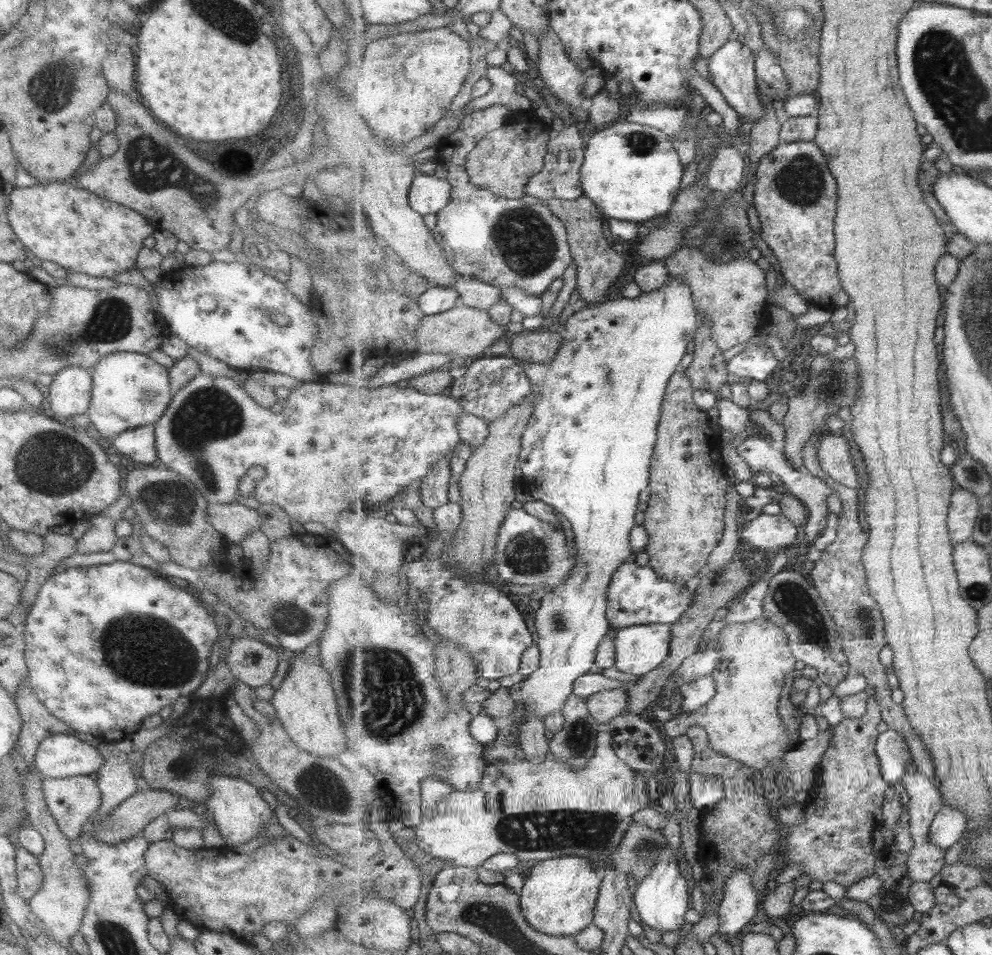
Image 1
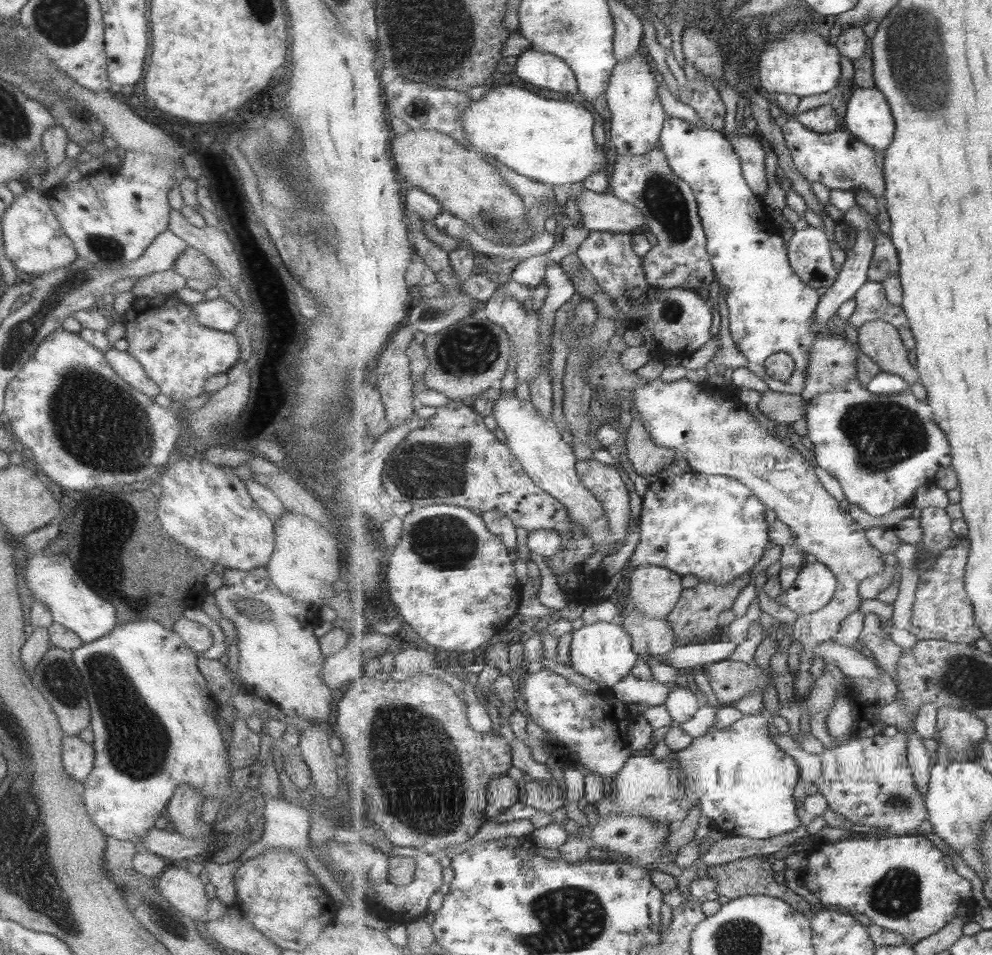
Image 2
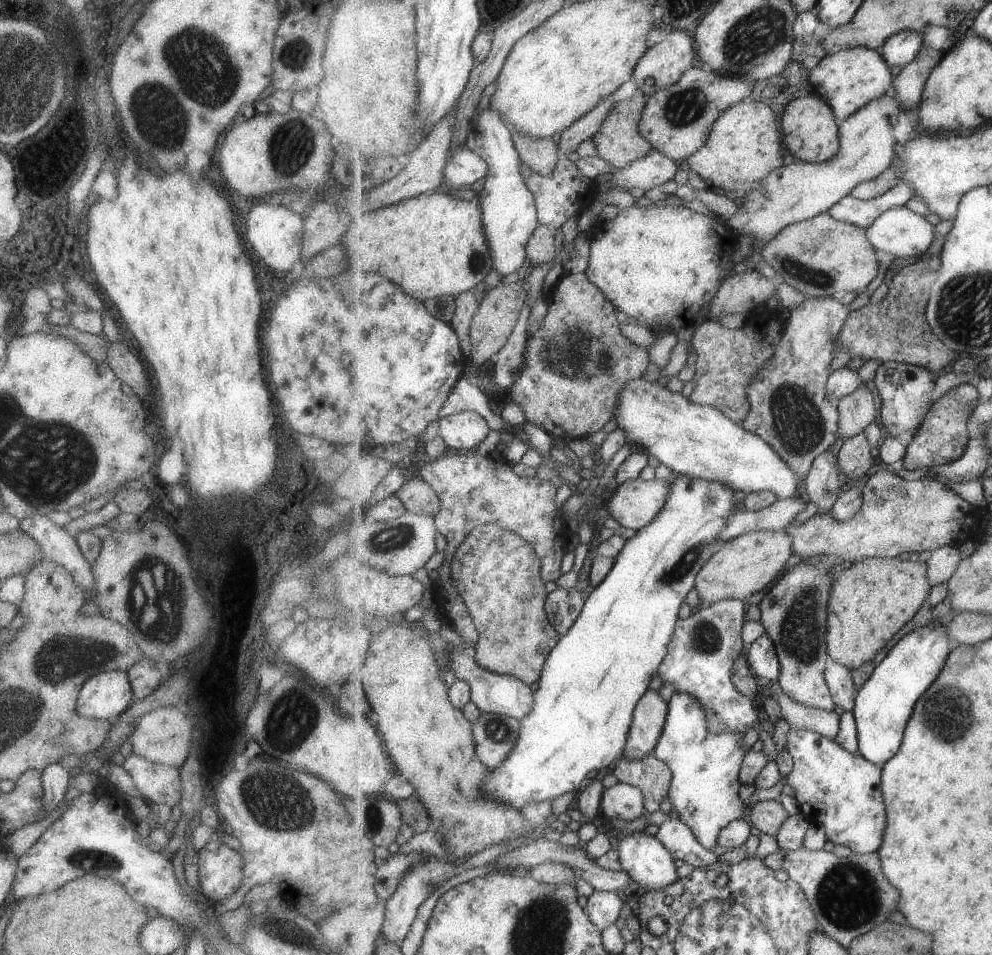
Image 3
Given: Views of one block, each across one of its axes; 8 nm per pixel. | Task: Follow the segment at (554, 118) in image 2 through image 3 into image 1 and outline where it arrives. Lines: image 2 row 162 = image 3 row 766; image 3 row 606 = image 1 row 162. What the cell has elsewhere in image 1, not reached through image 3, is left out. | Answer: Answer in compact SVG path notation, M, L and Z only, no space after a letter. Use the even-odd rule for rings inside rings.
M627 120L615 121L590 136L580 173L584 197L614 220L644 223L668 215L682 190L683 164L675 141L665 131Z

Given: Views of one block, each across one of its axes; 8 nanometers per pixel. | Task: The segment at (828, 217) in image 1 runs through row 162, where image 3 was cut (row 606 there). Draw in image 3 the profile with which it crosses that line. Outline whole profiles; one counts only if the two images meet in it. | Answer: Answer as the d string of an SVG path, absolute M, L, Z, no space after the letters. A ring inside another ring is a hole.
M815 555L802 559L790 568L764 595L759 603L761 621L767 634L774 640L781 663L779 684L793 700L803 704L833 711L837 708L828 681L825 678L828 665L831 662L828 651L828 602L829 592L835 584L836 575L831 576L829 570L833 564L833 556Z

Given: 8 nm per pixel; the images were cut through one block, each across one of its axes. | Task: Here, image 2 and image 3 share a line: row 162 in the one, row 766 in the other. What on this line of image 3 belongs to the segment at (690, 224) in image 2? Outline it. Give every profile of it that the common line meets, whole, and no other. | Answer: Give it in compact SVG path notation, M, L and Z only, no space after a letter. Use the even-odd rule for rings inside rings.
M653 752L631 760L629 757L621 757L612 772L619 782L639 787L644 792L644 805L648 813L657 812L663 800L669 799L673 771Z

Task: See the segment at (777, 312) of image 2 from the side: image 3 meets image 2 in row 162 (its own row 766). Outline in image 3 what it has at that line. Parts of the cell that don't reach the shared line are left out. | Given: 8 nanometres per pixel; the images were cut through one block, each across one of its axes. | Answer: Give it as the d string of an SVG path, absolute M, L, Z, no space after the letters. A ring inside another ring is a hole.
M685 691L675 692L669 700L668 719L666 720L660 739L653 754L666 762L673 771L674 779L670 788L669 800L679 814L679 818L693 829L697 840L705 848L717 846L721 831L734 820L748 817L750 806L739 796L739 788L743 784L740 770L749 750L743 747L743 733L721 731L712 733L708 729L708 712L702 707L700 700Z

